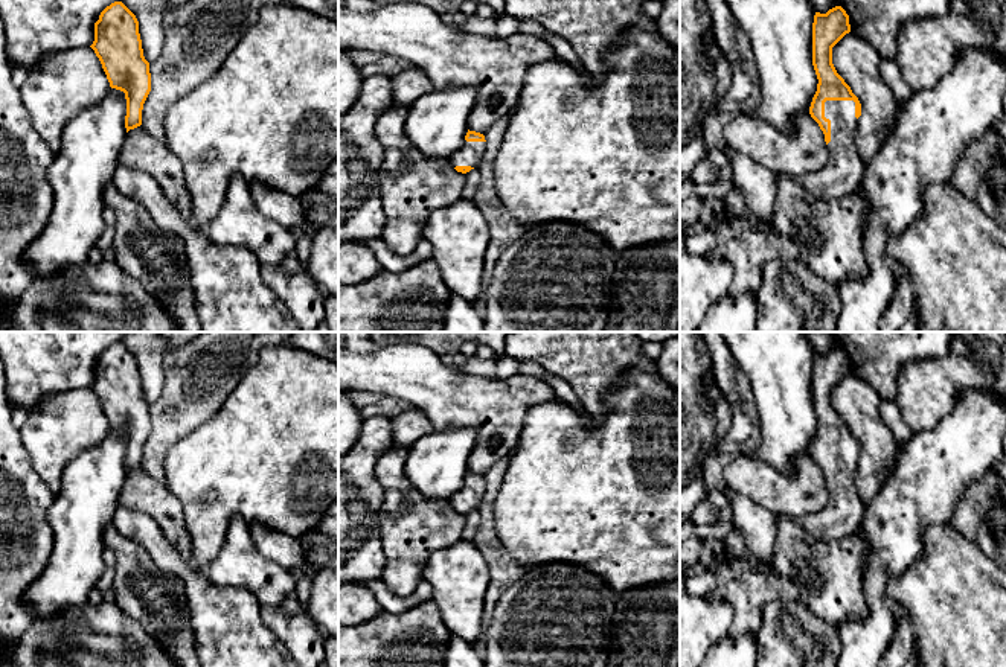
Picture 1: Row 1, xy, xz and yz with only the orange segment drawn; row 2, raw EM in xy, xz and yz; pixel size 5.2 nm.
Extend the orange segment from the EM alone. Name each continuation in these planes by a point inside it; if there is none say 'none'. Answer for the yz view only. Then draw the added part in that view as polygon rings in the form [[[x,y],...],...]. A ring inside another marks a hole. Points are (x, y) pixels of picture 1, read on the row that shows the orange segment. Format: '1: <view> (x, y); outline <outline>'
1: yz (842, 174); outline [[[826,101],[825,117],[831,120],[831,142],[828,161],[815,171],[800,177],[805,189],[822,201],[832,201],[860,189],[866,163],[855,143],[858,119],[854,101]]]

